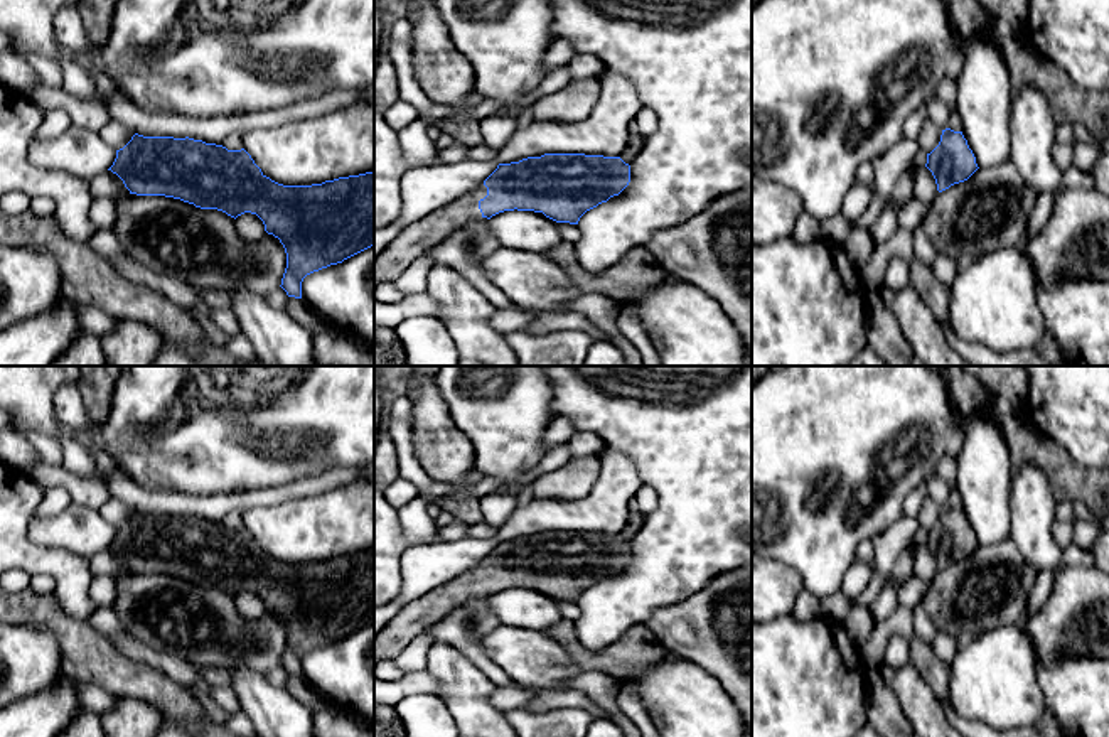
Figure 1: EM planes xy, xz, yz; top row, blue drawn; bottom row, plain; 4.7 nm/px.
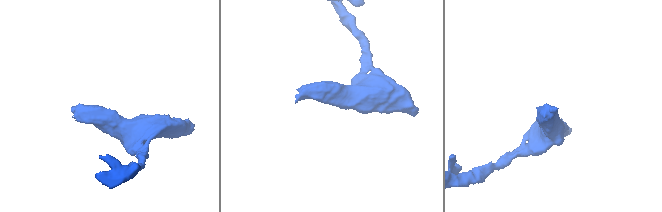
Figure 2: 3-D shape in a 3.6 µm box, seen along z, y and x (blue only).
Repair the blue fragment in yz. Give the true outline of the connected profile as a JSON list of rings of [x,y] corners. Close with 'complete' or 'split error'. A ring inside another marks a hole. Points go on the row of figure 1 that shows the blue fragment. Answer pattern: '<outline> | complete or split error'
[[[942,130],[939,145],[927,153],[925,167],[932,172],[937,191],[967,180],[979,167],[962,132]]] | complete

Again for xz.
[[[544,153],[499,164],[484,180],[487,196],[479,209],[487,219],[517,209],[578,224],[587,211],[619,196],[629,182],[630,165],[620,157]]] | complete

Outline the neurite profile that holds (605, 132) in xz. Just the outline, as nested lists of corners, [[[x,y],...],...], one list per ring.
[[[605,69],[598,79],[598,103],[583,121],[533,121],[526,128],[517,128],[492,160],[465,159],[455,164],[411,167],[401,180],[399,221],[408,226],[472,192],[499,164],[544,153],[620,157],[629,145],[629,125],[644,105],[630,78]]]

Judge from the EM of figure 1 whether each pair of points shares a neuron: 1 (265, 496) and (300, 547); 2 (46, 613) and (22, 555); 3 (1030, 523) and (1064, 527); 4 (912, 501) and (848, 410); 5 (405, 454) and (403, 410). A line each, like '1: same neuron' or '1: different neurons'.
1: different neurons
2: different neurons
3: different neurons
4: different neurons
5: same neuron

